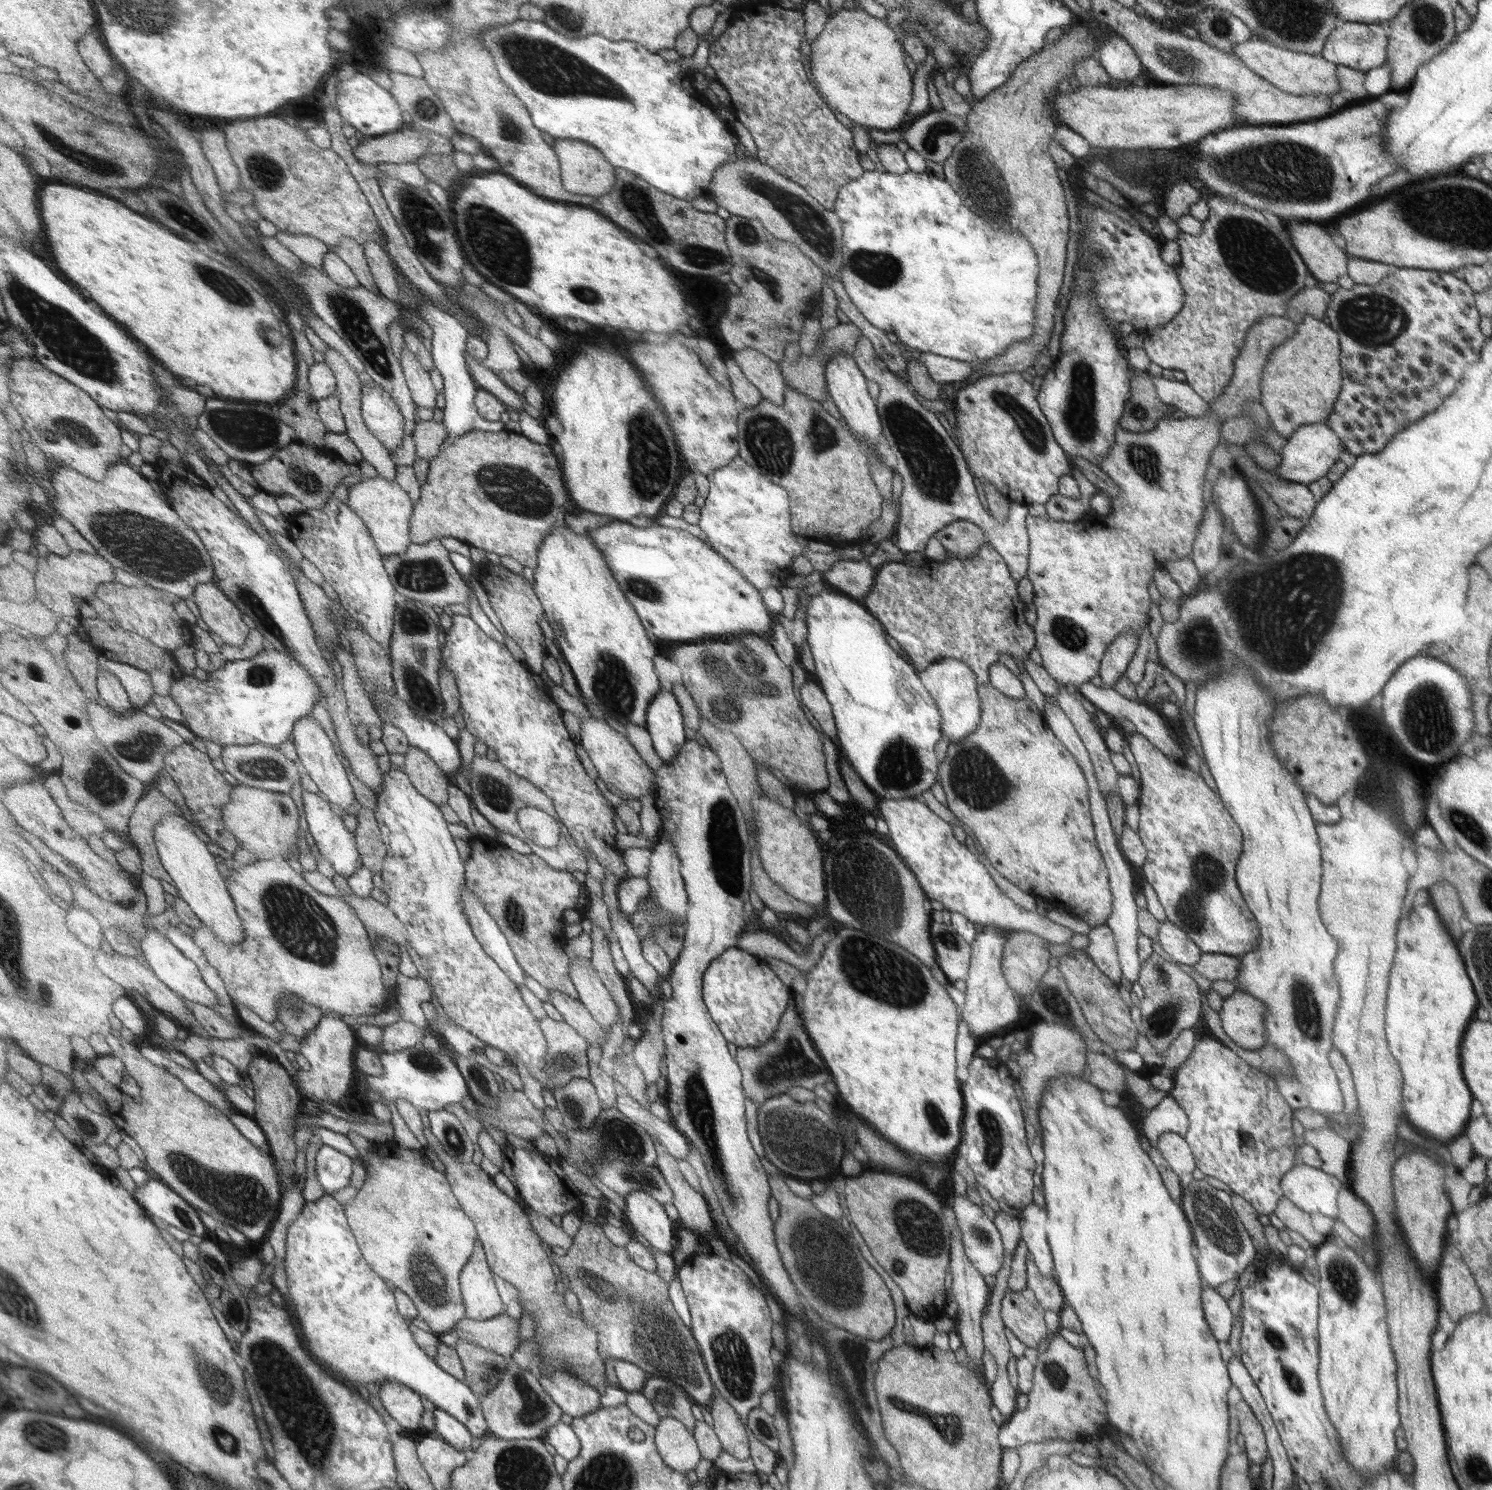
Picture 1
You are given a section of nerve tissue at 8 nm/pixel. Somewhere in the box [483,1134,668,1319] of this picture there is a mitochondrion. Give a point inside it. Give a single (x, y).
(637, 1174)

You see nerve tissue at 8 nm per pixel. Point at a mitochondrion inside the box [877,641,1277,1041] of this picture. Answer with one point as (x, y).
(973, 776)

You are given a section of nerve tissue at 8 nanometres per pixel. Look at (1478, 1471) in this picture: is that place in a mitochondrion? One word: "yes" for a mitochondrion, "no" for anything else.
yes

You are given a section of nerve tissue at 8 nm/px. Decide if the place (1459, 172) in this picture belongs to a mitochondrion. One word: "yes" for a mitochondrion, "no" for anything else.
no

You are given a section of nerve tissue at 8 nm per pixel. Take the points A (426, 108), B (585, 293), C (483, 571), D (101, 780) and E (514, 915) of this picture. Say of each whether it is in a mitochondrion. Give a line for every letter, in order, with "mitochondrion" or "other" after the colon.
A: mitochondrion
B: mitochondrion
C: other
D: mitochondrion
E: mitochondrion

